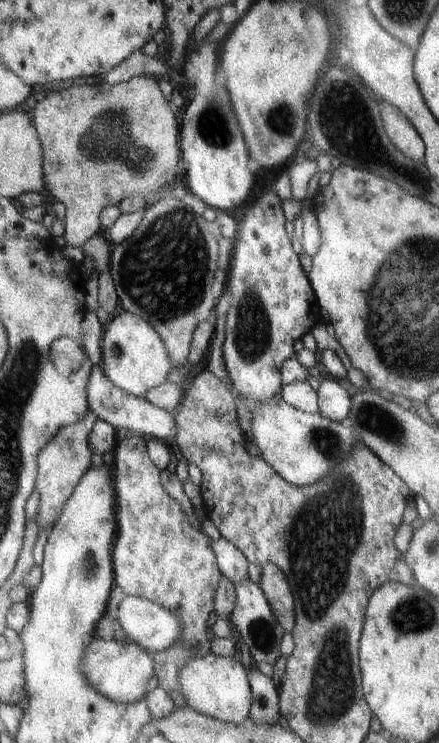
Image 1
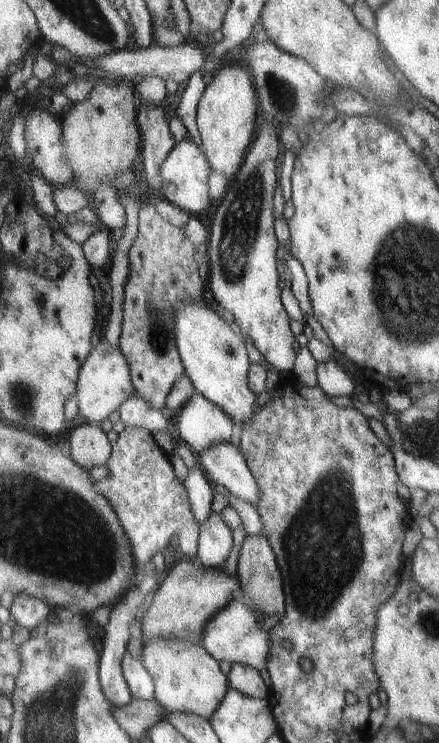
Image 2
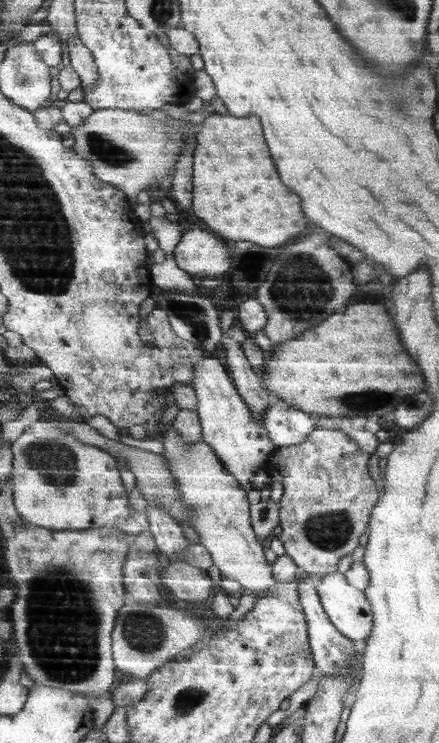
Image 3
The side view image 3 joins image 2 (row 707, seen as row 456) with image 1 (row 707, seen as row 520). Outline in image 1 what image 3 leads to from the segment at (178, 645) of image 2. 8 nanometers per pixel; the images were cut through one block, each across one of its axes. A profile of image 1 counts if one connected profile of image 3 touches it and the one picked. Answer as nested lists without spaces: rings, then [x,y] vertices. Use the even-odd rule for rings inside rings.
[[[211,652],[185,665],[180,674],[181,692],[195,710],[228,723],[243,724],[251,715],[254,699],[248,671],[242,657],[222,657]]]

